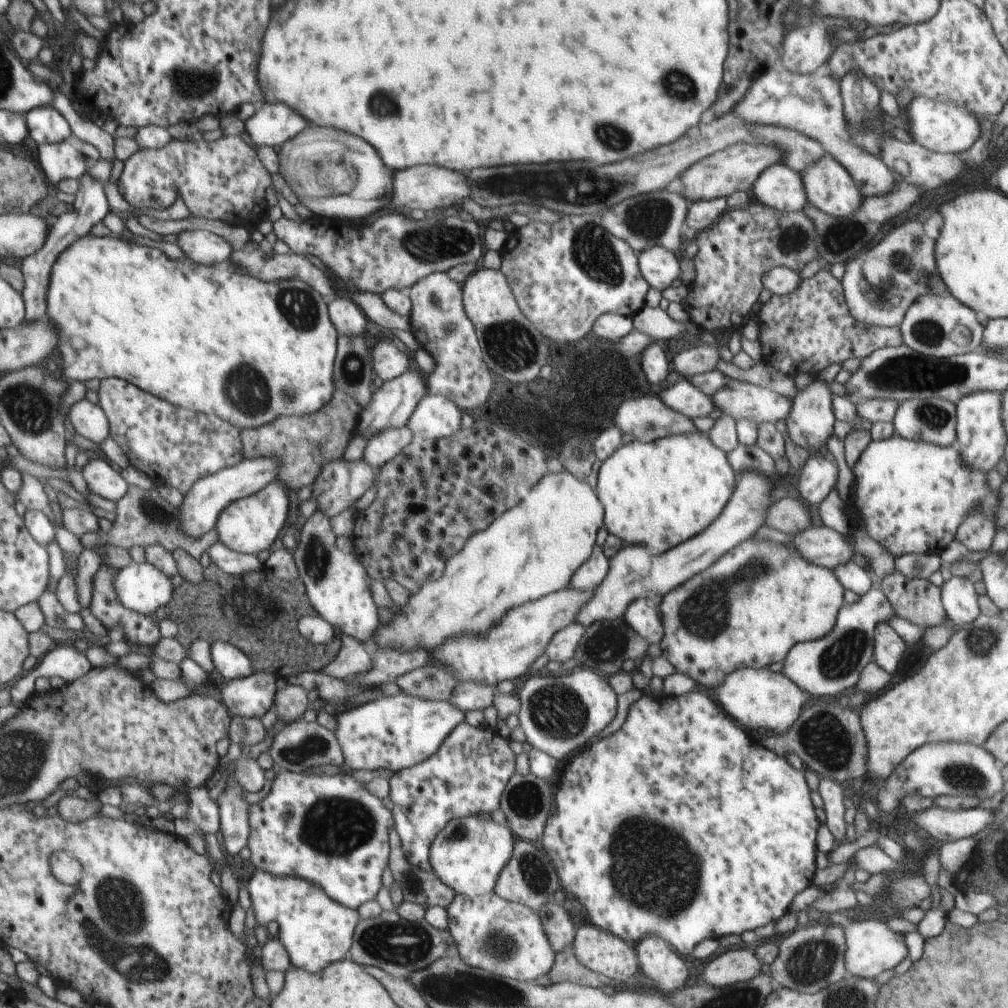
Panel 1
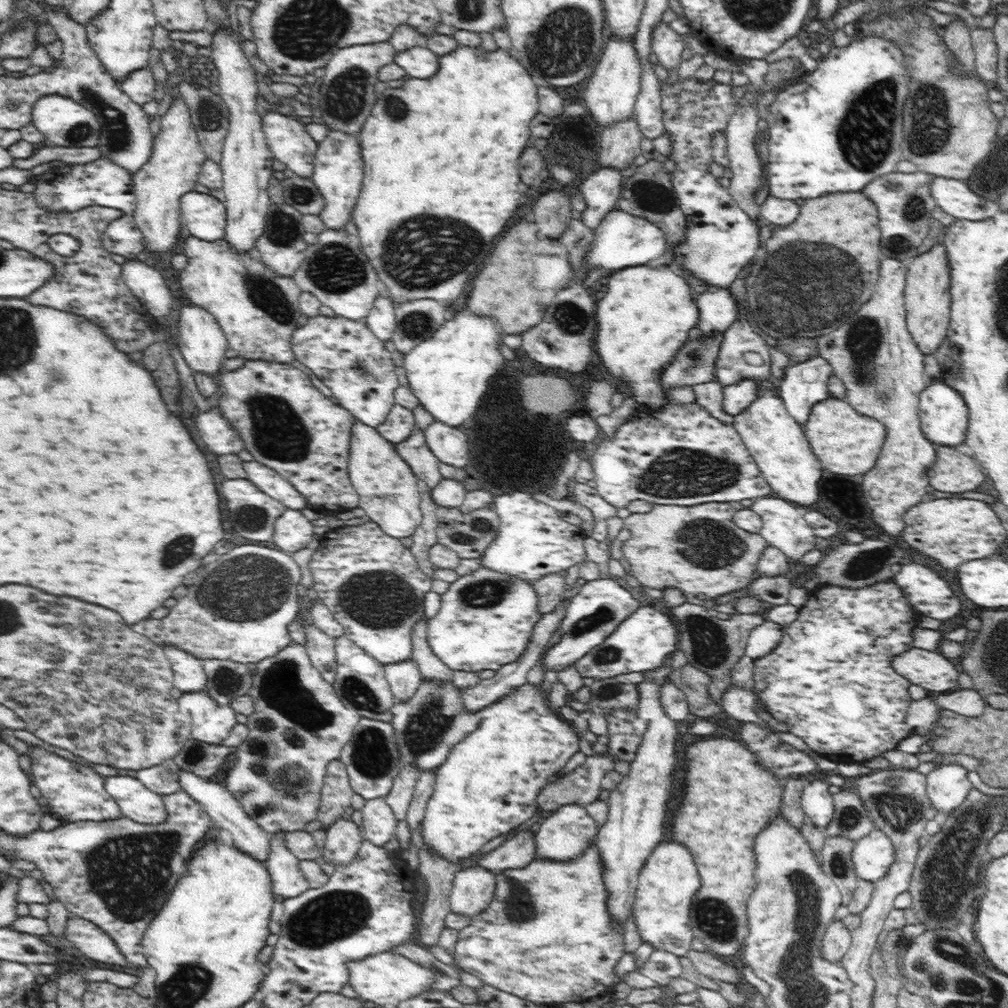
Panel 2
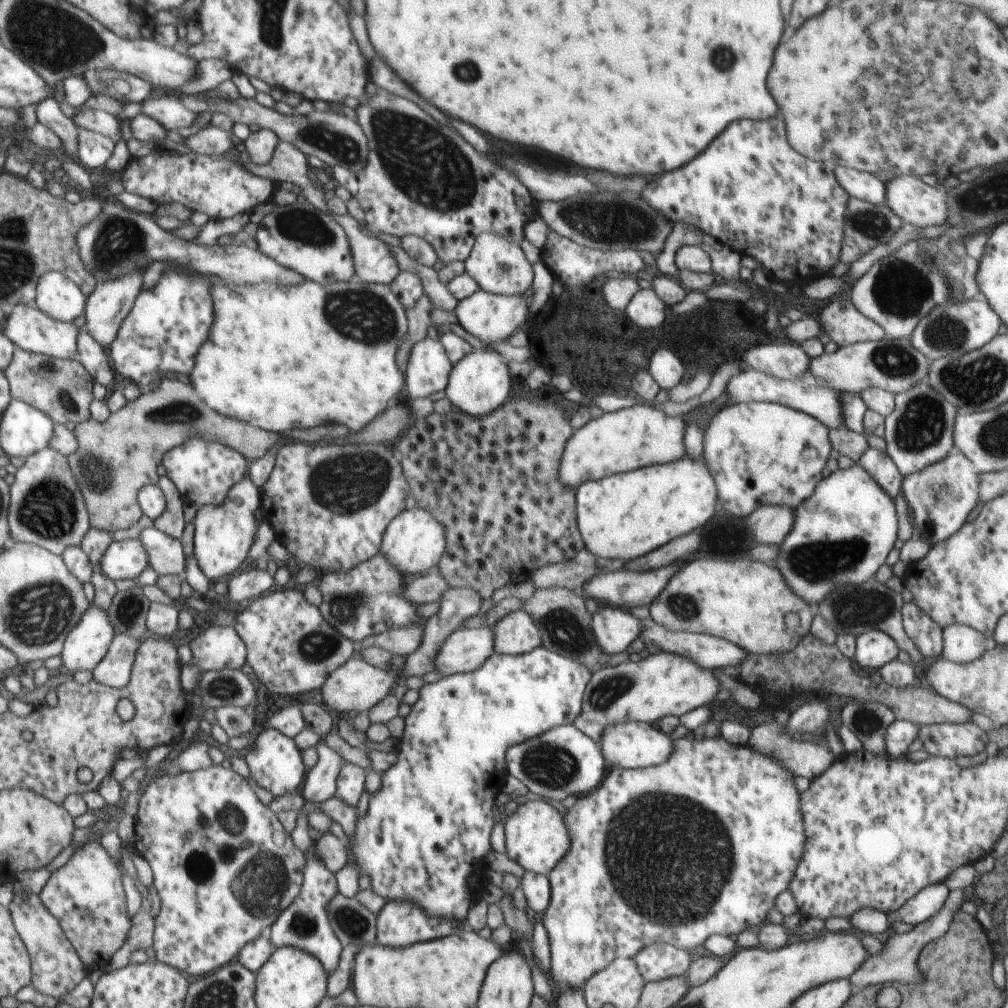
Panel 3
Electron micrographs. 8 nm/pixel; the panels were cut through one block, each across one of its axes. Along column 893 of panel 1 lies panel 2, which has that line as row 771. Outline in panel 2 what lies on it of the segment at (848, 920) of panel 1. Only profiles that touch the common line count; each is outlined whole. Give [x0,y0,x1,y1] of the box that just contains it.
[925,763,973,814]

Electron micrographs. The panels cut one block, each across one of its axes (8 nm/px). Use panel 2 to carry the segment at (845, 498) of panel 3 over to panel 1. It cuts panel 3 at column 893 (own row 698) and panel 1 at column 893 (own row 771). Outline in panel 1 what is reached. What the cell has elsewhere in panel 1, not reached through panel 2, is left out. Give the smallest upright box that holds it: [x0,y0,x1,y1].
[846,434,1000,558]

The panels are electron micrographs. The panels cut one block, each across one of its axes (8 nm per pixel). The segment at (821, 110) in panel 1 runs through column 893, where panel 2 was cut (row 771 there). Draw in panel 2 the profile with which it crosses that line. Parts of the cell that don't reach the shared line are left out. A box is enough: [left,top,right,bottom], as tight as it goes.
[174,767,271,863]

